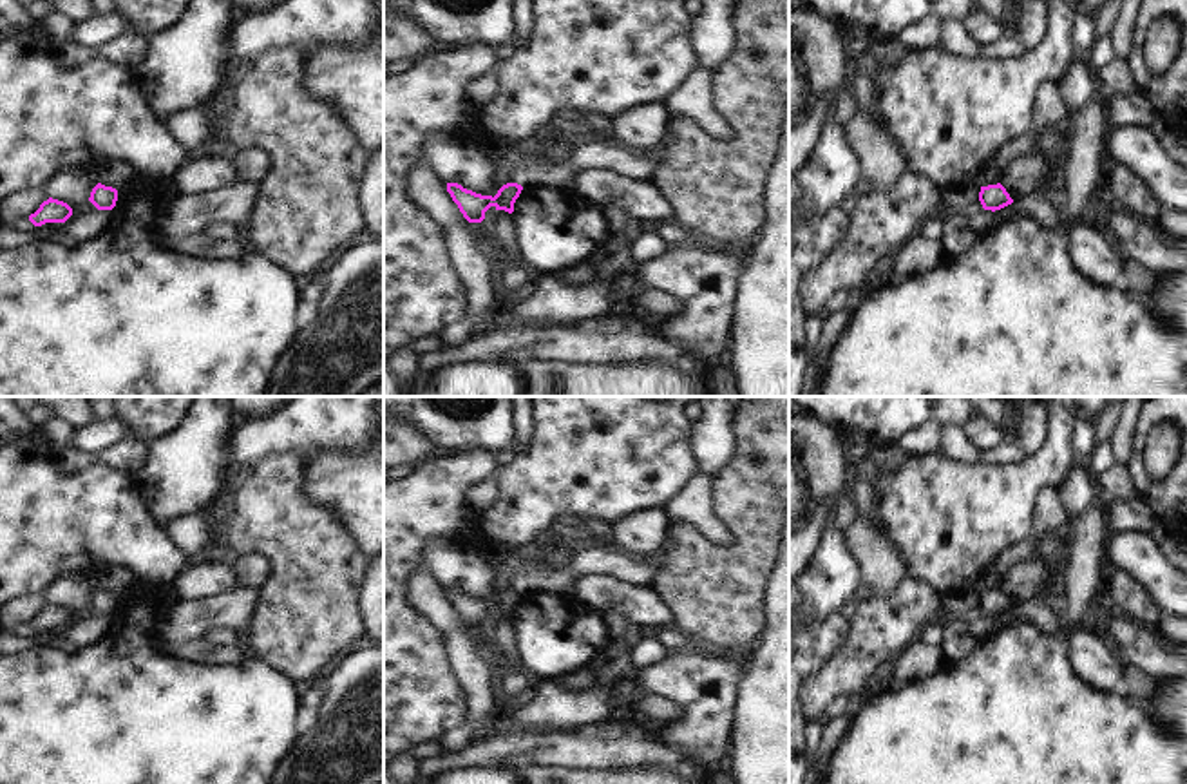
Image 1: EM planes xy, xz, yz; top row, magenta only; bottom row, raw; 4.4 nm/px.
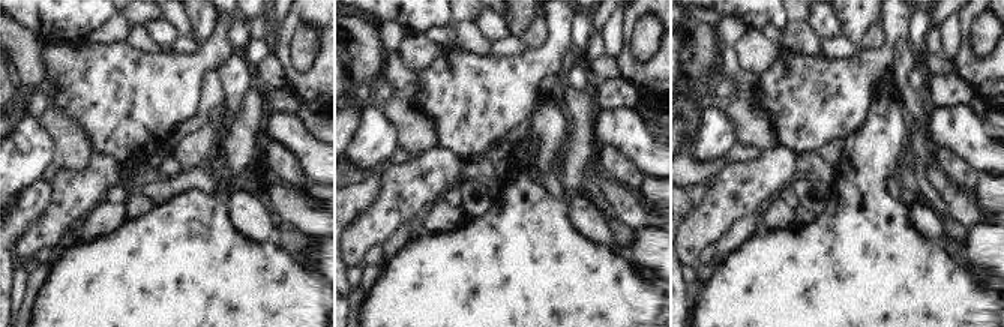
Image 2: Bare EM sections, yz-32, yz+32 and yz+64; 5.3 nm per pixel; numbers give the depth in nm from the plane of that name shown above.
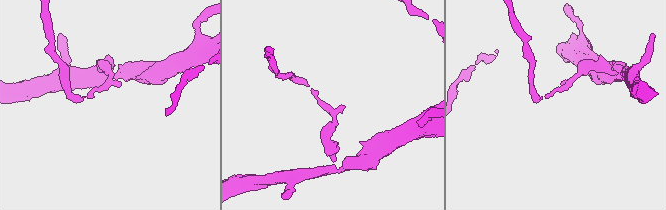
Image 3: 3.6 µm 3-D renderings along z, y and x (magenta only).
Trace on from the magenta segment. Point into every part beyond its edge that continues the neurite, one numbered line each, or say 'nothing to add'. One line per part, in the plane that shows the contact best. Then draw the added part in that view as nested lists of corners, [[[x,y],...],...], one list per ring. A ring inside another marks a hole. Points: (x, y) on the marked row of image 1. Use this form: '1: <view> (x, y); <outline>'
nothing to add

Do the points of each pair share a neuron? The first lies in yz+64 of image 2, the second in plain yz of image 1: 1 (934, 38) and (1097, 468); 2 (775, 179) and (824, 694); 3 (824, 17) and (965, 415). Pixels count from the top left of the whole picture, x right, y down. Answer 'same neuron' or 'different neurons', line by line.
1: same neuron
2: same neuron
3: different neurons

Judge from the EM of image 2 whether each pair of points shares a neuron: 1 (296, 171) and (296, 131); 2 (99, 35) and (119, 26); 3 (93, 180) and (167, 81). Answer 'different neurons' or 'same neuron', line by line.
1: different neurons
2: same neuron
3: different neurons

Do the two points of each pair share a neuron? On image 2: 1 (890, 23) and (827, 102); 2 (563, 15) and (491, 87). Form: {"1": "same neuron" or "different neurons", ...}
{"1": "same neuron", "2": "same neuron"}

